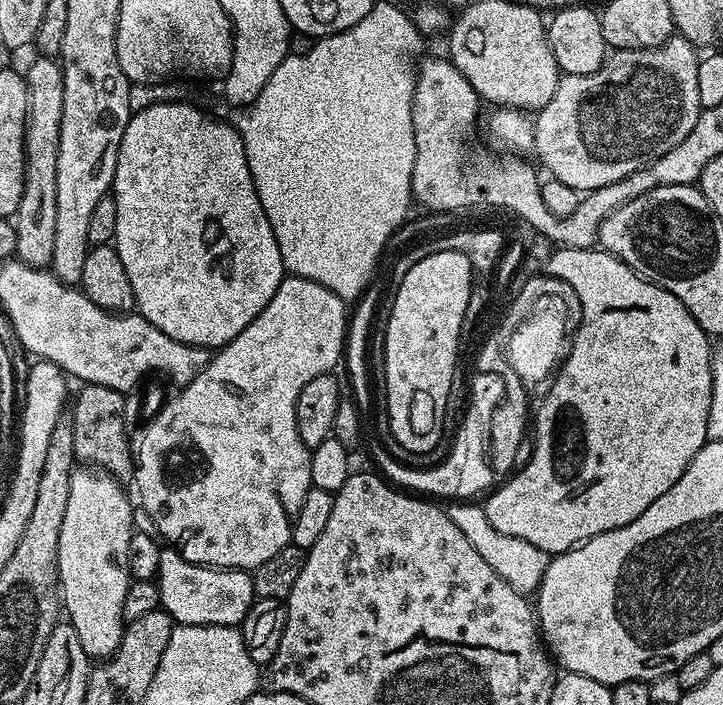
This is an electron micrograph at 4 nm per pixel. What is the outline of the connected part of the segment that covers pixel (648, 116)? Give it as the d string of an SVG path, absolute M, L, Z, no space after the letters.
M673 34L667 42L658 48L618 48L611 54L605 55L602 66L594 70L594 74L561 75L558 86L554 90L554 98L546 102L544 108L539 109L534 116L534 156L544 163L549 177L558 182L566 182L566 186L574 186L574 190L581 194L598 190L598 186L606 186L610 182L618 182L618 178L626 178L626 174L634 174L634 170L642 170L648 164L653 164L666 150L674 150L690 130L698 122L701 106L698 102L698 66L700 56L697 49L689 40L679 34Z

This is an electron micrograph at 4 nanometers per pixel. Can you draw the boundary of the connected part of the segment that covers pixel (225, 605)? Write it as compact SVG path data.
M163 545L159 552L159 570L155 583L161 609L175 623L184 625L230 625L237 627L256 599L251 575L243 569L207 568L186 562L171 545Z

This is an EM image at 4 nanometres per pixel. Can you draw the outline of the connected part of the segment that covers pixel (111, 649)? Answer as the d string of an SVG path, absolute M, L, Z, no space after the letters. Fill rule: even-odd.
M80 466L70 478L70 494L62 530L58 534L56 576L58 595L67 623L74 626L82 650L93 661L113 656L124 633L124 603L130 583L126 549L134 531L132 504L120 489L121 481L103 470Z

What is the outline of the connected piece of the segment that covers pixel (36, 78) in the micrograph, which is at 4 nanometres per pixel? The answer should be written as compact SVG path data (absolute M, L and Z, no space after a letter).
M36 58L23 77L28 83L28 121L24 131L24 189L14 213L14 256L35 268L48 268L54 258L54 218L58 218L58 134L62 122L64 69L55 59Z

